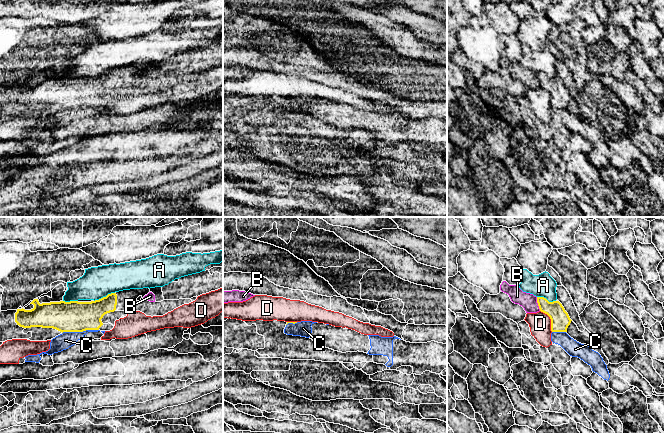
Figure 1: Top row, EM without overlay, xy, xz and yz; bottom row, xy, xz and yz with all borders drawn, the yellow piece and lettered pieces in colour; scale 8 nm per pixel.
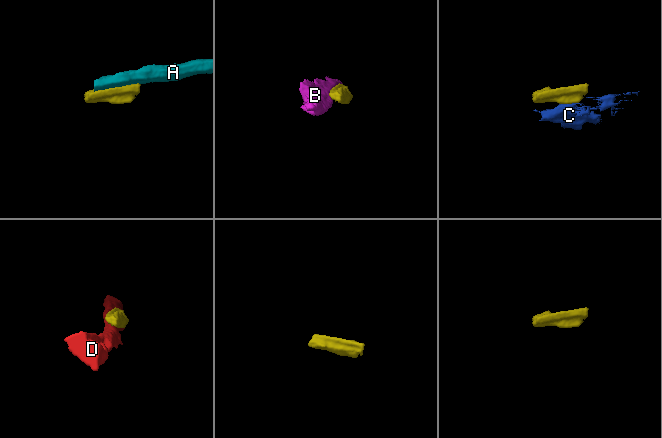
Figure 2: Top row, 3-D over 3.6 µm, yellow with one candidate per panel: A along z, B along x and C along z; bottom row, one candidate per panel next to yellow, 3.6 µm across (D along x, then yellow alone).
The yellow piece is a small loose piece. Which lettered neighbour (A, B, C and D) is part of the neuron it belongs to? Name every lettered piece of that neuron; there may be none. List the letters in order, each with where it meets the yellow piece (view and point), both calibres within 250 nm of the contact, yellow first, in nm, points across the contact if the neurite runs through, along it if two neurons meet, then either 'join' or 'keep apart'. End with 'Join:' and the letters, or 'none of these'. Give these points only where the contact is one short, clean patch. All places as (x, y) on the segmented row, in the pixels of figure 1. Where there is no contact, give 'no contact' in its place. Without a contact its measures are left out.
A: meets yellow in xy at (104, 297); 240 nm thick on the yellow side, 260 nm on the other; keep apart
B: meets yellow in yz at (538, 304); 160 nm thick on the yellow side, 130 nm on the other; keep apart
C: meets yellow in xy at (80, 331); 240 nm thick on the yellow side, 130 nm on the other; keep apart
D: meets yellow in yz at (551, 320); 160 nm thick on the yellow side, 180 nm on the other; keep apart
Join: none of these

